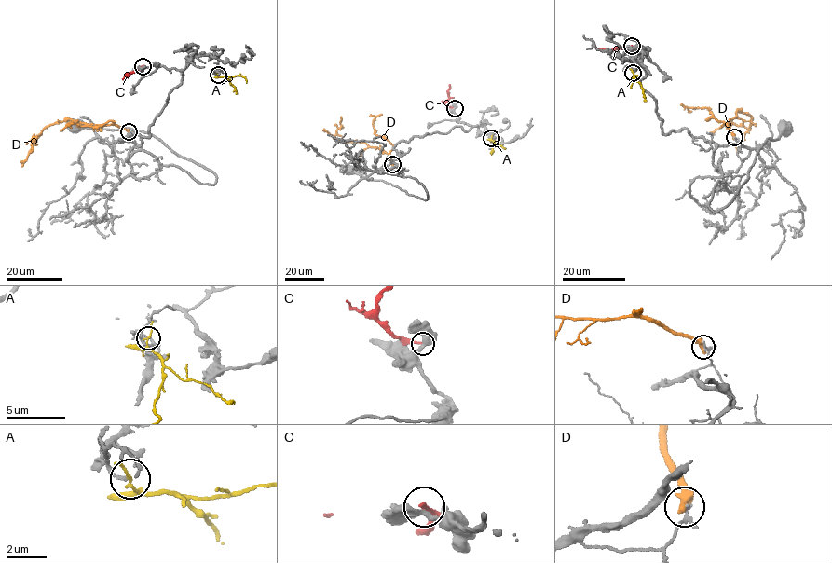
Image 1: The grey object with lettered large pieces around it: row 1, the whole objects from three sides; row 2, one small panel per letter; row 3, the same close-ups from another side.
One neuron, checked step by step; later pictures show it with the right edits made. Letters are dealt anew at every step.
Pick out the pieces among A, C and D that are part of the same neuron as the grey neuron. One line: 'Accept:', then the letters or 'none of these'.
Accept: none of these

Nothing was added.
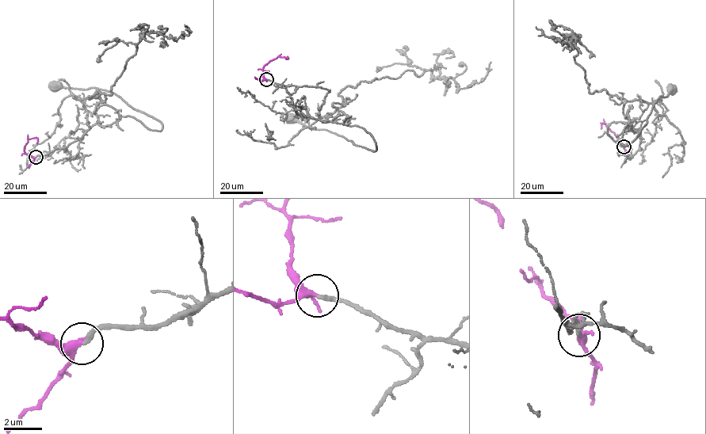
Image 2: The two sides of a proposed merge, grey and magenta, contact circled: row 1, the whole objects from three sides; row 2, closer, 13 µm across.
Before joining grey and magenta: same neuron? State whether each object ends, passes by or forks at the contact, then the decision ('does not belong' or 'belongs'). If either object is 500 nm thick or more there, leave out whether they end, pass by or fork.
grey ends | magenta forks | belongs

